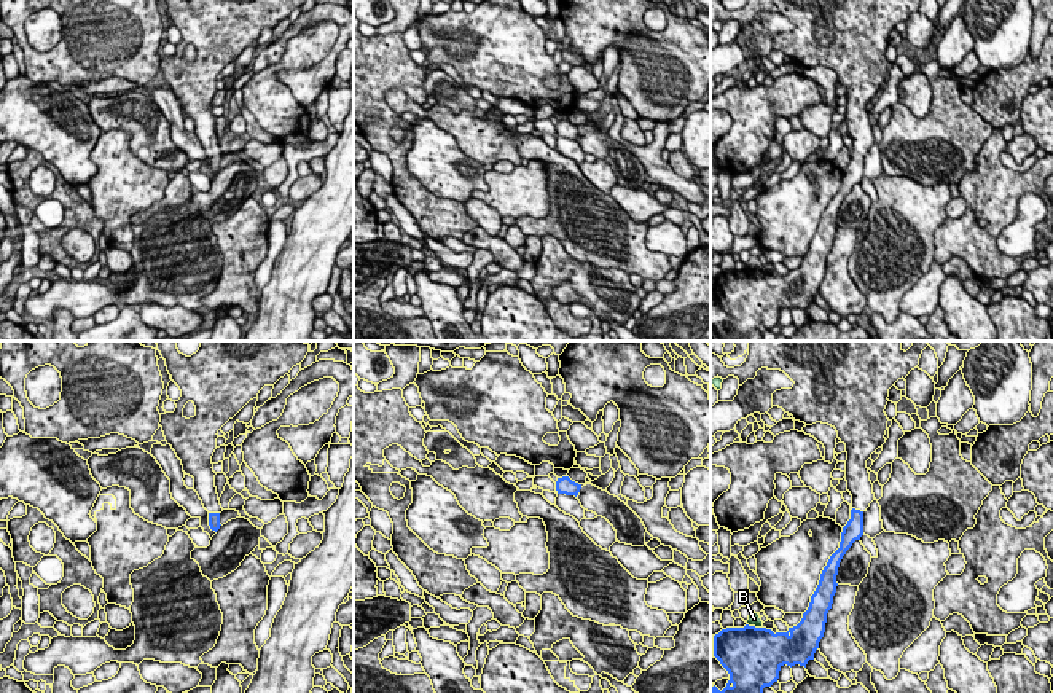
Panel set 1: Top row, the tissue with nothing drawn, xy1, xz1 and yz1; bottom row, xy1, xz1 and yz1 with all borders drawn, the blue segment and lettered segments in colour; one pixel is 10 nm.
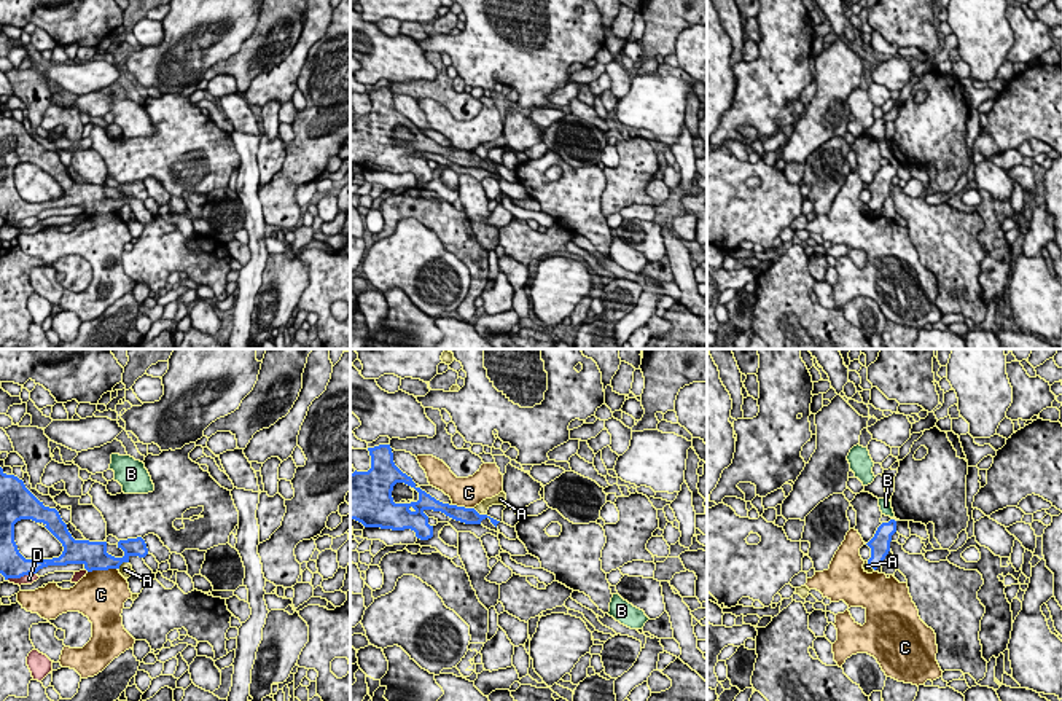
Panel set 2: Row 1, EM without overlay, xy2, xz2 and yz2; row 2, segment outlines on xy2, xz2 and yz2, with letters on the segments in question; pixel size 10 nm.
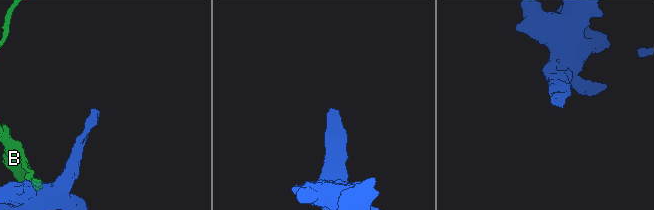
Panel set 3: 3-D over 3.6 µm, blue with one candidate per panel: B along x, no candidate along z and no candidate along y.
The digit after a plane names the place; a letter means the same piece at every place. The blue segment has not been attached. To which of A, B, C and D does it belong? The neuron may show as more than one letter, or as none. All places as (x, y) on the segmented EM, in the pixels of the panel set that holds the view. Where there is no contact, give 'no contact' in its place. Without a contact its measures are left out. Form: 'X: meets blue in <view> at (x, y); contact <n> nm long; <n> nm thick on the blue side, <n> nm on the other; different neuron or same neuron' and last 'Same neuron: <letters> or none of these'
A: meets blue in xz2 at (478, 513); contact 160 nm long; 160 nm thick on the blue side, 120 nm on the other; different neuron
B: meets blue in yz1 at (754, 626); contact 170 nm long; 500 nm thick on the blue side, 130 nm on the other; different neuron
C: meets blue in xy2 at (102, 569); contact 300 nm long; 280 nm thick on the blue side, 480 nm on the other; different neuron
D: meets blue in xy2 at (21, 575); contact 320 nm long; 280 nm thick on the blue side, 100 nm on the other; different neuron
Same neuron: none of these

